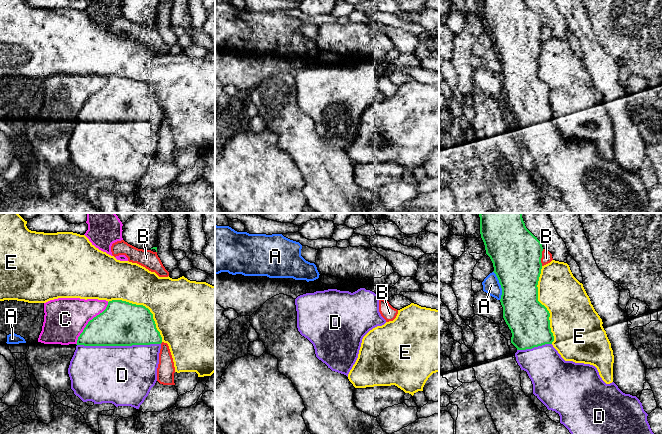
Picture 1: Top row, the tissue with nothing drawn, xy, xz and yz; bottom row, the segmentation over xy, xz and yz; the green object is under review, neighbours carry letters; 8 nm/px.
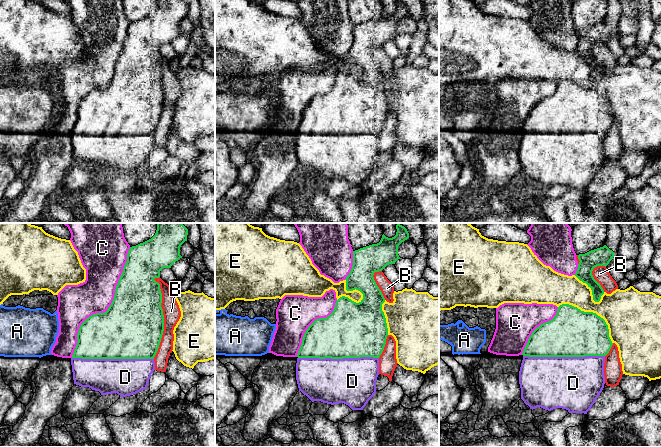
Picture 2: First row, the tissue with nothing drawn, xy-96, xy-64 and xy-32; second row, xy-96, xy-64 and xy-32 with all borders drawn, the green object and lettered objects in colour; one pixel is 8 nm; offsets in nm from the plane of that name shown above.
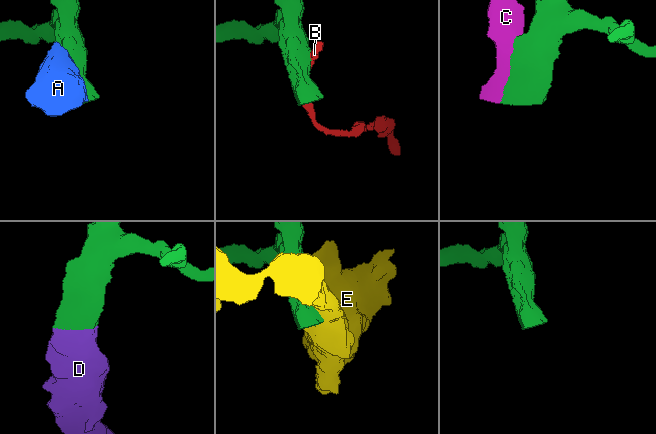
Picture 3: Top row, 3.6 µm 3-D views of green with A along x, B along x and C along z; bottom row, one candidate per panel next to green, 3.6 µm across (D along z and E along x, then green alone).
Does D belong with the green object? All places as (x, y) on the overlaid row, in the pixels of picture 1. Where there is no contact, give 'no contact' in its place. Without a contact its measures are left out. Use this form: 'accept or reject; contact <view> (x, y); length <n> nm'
accept; contact xy (118, 345); length 650 nm

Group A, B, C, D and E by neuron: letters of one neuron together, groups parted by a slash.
A / B / C / D / E

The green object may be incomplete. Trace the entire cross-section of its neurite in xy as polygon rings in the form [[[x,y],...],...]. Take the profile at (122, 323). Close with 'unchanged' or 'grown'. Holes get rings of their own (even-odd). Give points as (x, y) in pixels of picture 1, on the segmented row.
[[[122,300],[109,301],[106,309],[90,320],[78,337],[68,368],[71,389],[83,402],[112,403],[116,407],[131,406],[139,409],[157,381],[161,343],[162,337],[148,308]]]; grown

